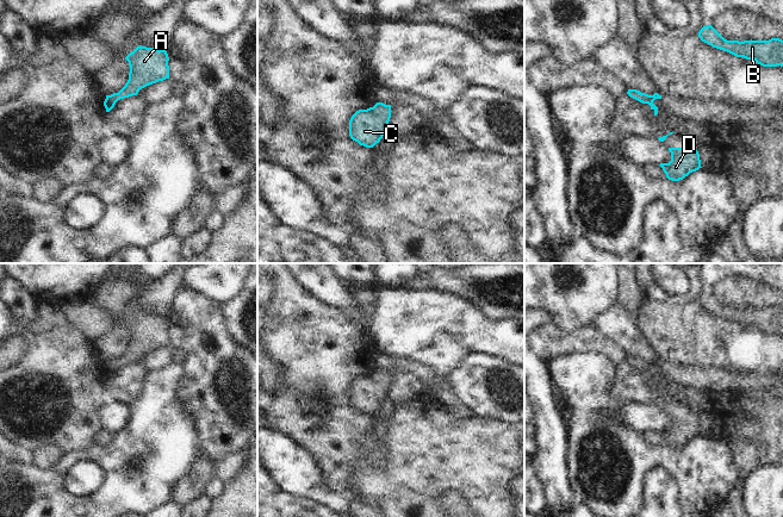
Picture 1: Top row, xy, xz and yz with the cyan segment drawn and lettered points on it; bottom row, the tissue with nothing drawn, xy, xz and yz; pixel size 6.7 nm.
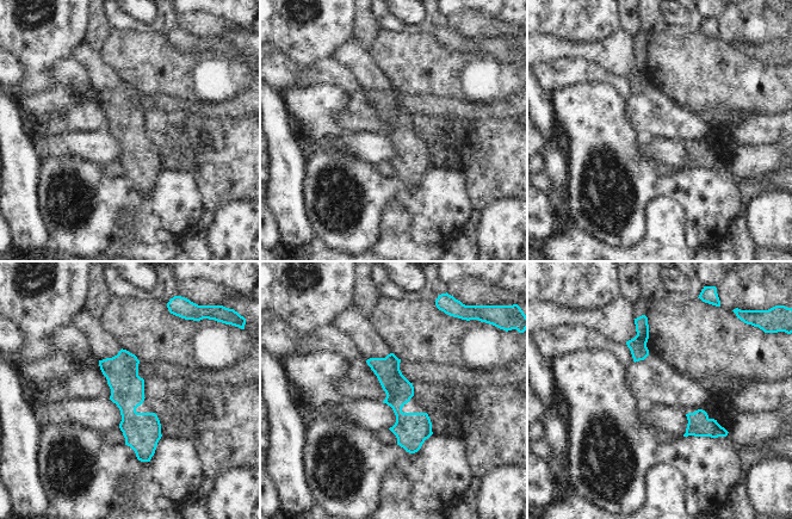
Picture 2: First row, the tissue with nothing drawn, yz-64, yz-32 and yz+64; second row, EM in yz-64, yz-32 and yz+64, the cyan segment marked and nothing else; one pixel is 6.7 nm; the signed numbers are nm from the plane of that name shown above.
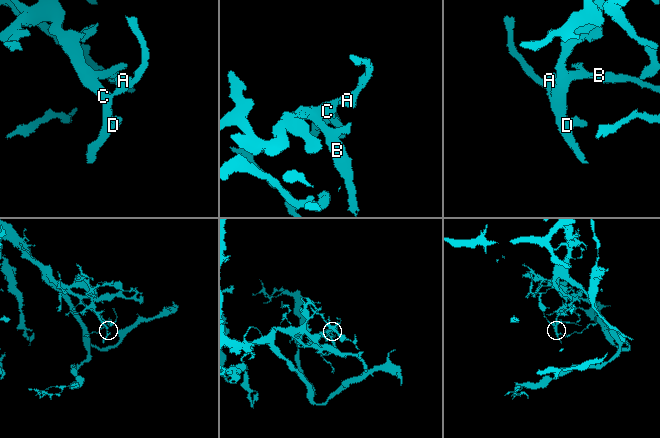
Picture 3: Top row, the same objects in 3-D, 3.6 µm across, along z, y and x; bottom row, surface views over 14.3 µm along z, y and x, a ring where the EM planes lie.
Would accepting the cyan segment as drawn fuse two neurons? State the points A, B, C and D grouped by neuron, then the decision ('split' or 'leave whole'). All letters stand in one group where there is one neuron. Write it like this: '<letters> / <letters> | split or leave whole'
A B C D | leave whole

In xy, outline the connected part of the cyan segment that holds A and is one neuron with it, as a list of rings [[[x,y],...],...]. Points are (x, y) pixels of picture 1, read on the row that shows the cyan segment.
[[[138,45],[125,60],[130,66],[129,80],[118,93],[106,95],[106,112],[110,112],[118,100],[137,95],[142,88],[169,79],[169,57],[166,50]]]

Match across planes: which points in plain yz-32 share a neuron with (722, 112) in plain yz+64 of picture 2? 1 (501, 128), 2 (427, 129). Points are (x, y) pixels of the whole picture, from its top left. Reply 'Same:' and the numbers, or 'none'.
Same: none

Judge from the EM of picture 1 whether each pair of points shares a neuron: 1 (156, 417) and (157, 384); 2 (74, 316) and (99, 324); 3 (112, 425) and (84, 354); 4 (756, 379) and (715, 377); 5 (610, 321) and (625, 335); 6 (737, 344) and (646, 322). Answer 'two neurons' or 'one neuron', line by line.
1: one neuron
2: one neuron
3: two neurons
4: one neuron
5: one neuron
6: one neuron

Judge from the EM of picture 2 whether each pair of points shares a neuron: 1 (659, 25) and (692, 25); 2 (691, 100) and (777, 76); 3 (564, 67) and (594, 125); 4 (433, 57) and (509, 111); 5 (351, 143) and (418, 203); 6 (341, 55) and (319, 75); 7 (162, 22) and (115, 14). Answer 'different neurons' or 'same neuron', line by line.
1: same neuron
2: same neuron
3: different neurons
4: different neurons
5: different neurons
6: different neurons
7: same neuron

